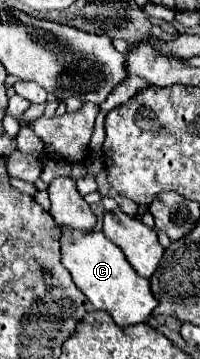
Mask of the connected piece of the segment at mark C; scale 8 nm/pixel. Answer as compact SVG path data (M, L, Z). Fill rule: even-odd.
M63 228L61 232L61 262L69 270L75 286L87 296L95 310L111 314L119 326L133 326L149 320L159 302L151 292L149 280L135 274L131 264L123 258L123 252L101 232L67 234Z

